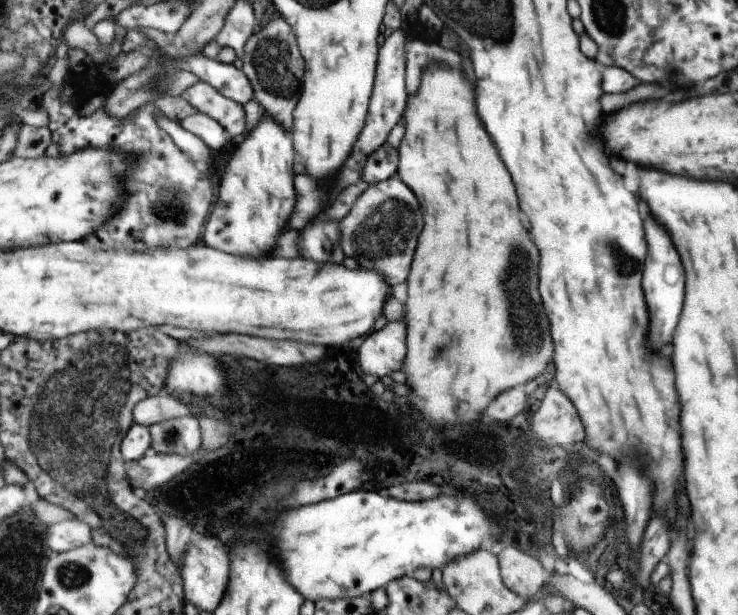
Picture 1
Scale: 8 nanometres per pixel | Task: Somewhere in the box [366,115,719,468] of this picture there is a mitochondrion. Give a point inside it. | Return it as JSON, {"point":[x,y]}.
{"point":[520,310]}

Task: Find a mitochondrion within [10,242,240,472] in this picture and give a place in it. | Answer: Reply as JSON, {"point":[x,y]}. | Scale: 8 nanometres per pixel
{"point":[170,437]}

